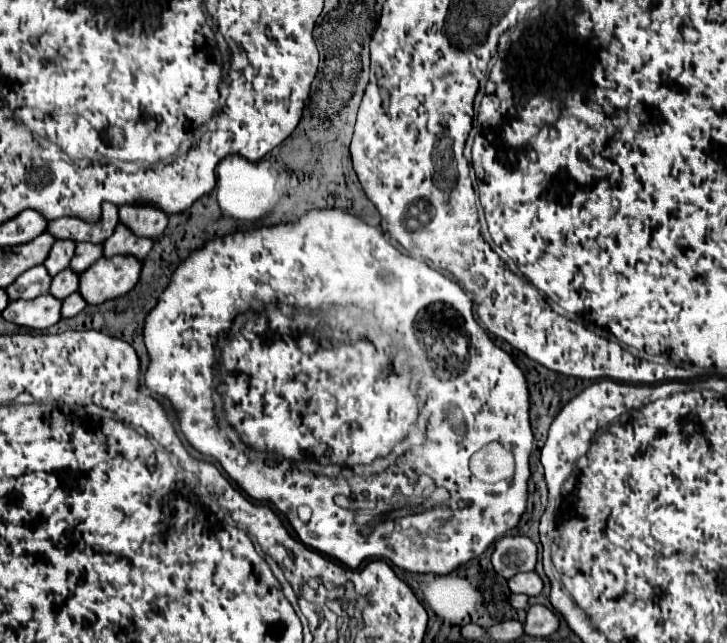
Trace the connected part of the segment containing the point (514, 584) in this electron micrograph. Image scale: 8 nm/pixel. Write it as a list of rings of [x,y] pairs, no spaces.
[[[530,571],[530,573],[518,573],[512,579],[508,579],[508,587],[512,593],[524,593],[524,595],[538,595],[542,591],[542,579]]]

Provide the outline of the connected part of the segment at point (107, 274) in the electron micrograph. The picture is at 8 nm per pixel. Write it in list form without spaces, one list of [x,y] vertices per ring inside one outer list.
[[[102,257],[80,275],[78,293],[88,301],[88,305],[100,305],[108,299],[116,299],[136,285],[140,269],[142,263],[132,257]]]

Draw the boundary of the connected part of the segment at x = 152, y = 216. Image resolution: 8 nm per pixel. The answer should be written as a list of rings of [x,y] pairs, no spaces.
[[[124,205],[118,209],[118,221],[126,225],[134,235],[156,239],[168,225],[168,215],[154,207]]]

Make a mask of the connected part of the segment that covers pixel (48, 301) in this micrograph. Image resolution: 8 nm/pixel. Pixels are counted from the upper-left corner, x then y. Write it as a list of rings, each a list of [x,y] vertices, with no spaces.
[[[46,293],[32,301],[18,299],[8,303],[8,307],[2,311],[2,319],[16,323],[20,327],[42,331],[60,321],[60,307],[62,307],[62,301]]]

